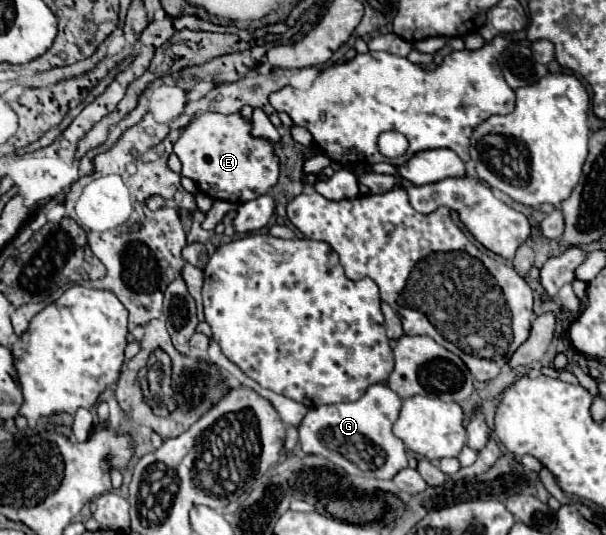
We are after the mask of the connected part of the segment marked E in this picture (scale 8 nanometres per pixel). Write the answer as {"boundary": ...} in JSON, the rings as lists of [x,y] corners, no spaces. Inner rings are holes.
{"boundary":[[[201,114],[191,120],[191,124],[181,132],[173,146],[179,156],[183,170],[181,174],[191,178],[199,190],[215,200],[227,200],[233,204],[243,204],[255,200],[279,178],[279,160],[273,152],[271,142],[261,142],[249,134],[249,122],[241,114]]]}

